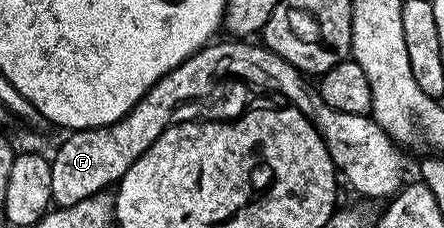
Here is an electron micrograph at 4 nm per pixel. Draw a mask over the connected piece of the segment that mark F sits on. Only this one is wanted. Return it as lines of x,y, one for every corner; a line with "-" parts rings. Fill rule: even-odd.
210,41
205,44
201,50
197,51
191,57
187,57
179,64
171,74
164,75
155,86
150,89
143,98
132,108
128,114
119,122
112,123
107,127
88,127
87,130
70,132
67,139
60,145
55,155
51,157
51,201
61,209
78,204
79,201
86,200
87,197
100,194
107,188
120,182
121,178
126,175
127,169
139,159
143,152
151,147
167,128
177,123
177,117
185,117
189,113
179,111
179,106
185,101
194,101
199,99
217,99
217,87
225,79
241,77
241,82
250,88
258,87
261,91
274,91
277,95
282,95
284,102
290,107
296,107
302,111
305,116
313,122
321,139
325,142
325,148
329,150
329,156
333,166
337,168
340,178
345,179
361,195
366,195
369,199
388,200
397,194
403,186
405,175
405,163
401,160
398,148
395,146
389,134
382,129
376,121
369,115
360,115
359,113
339,113
339,109
331,109
327,101
323,101
320,90
313,87
308,78
291,61
283,61
279,53
267,49
257,41
229,41
233,43
217,43

